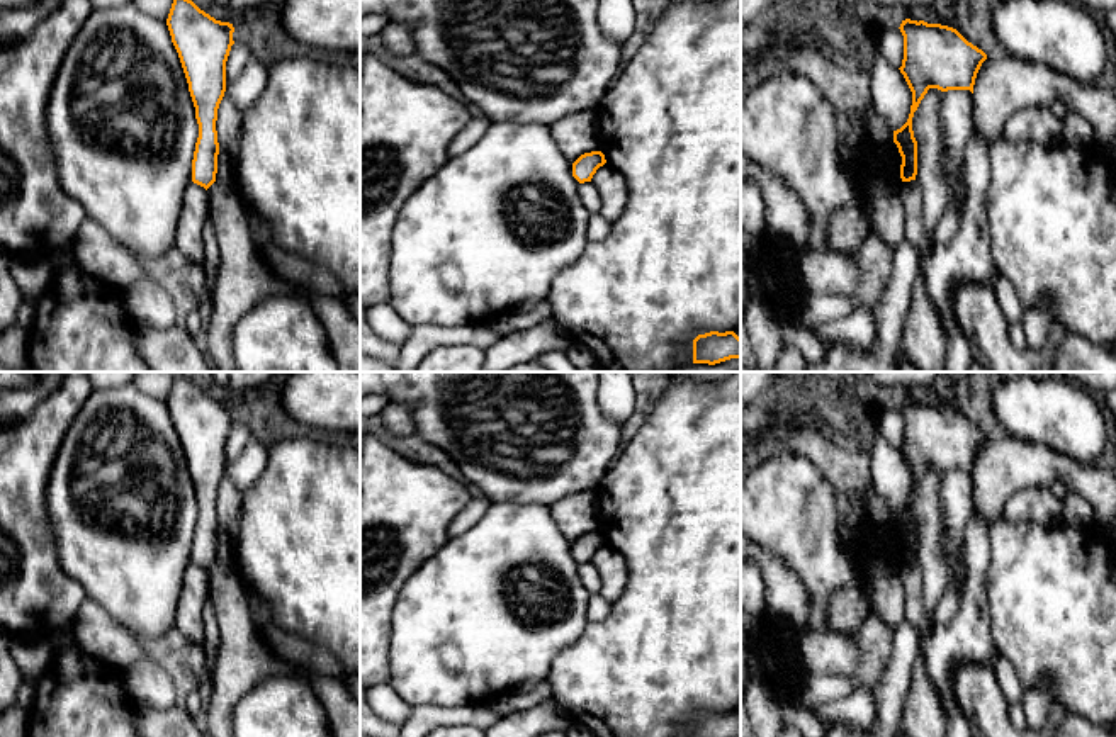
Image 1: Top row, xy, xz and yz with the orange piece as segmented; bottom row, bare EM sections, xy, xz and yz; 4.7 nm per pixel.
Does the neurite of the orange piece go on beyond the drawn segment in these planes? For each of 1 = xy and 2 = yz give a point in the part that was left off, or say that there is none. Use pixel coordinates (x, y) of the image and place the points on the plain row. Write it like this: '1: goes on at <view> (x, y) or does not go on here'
1: does not go on here
2: does not go on here

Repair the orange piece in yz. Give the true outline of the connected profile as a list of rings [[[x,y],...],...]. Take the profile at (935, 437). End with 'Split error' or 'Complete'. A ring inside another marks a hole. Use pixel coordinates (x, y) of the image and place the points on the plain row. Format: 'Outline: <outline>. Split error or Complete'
Outline: [[[905,399],[899,409],[904,416],[904,440],[899,450],[912,472],[912,486],[907,503],[893,511],[893,523],[902,537],[900,559],[910,562],[917,555],[912,498],[921,481],[929,469],[973,474],[977,453],[987,435],[948,406]]]. Complete

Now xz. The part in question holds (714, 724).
Outline: [[[734,712],[698,715],[693,737],[741,737],[741,718]]]. Complete

